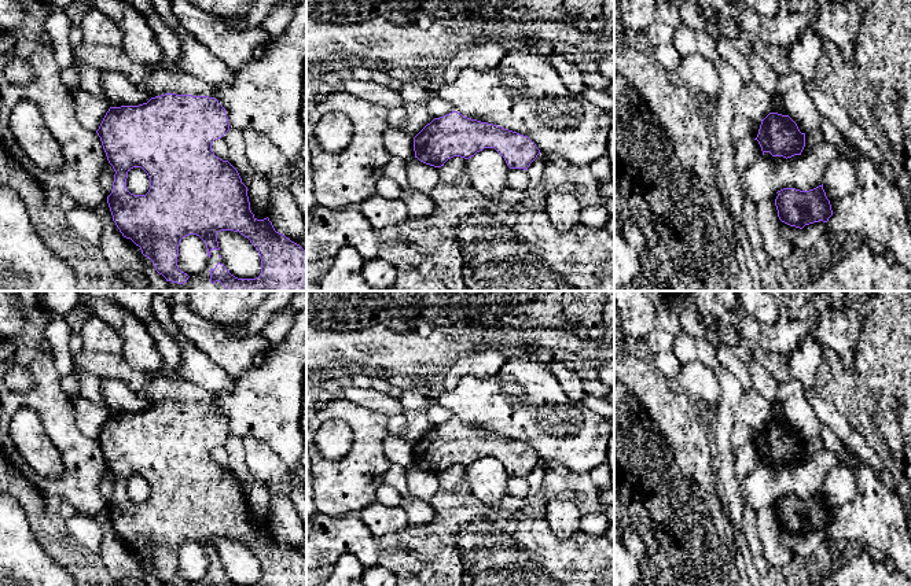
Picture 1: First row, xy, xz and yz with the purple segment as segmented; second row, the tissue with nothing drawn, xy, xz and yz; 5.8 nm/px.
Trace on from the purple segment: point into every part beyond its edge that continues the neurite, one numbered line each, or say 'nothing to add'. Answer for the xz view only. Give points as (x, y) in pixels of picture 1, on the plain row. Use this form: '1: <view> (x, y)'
nothing to add

